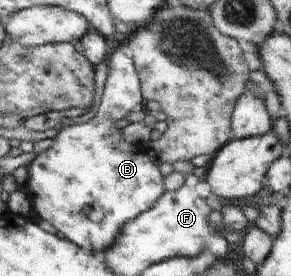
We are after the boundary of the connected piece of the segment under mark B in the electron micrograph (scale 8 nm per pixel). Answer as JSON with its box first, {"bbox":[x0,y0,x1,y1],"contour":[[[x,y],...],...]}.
{"bbox":[24,38,164,254],"contour":[[[121,38],[118,43],[118,46],[110,47],[111,55],[105,60],[108,74],[95,117],[83,124],[67,126],[65,123],[65,128],[54,138],[55,145],[47,152],[38,154],[26,166],[28,181],[24,193],[31,201],[32,210],[38,215],[39,220],[49,222],[59,234],[63,234],[73,244],[98,254],[115,242],[126,222],[149,210],[164,193],[164,177],[159,171],[159,164],[148,155],[146,144],[130,144],[121,138],[120,130],[113,128],[113,122],[125,118],[135,106],[144,103],[140,91],[140,78],[130,49],[127,48],[127,42],[125,38]]]}

